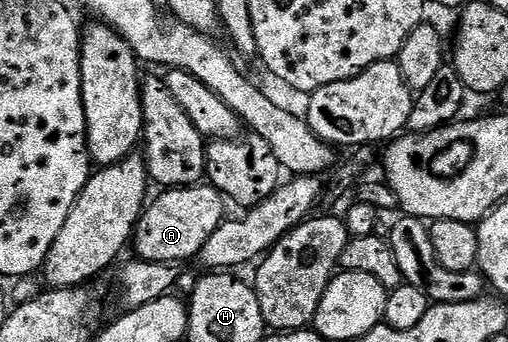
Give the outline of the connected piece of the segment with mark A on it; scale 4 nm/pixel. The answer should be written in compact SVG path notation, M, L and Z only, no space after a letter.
M198 184L196 186L179 186L165 188L160 191L157 199L150 201L141 212L141 219L137 222L137 228L133 231L131 239L132 249L137 249L136 257L143 262L167 262L170 264L182 264L190 258L196 259L197 254L207 244L207 236L219 228L219 224L226 221L225 206L227 199L215 189L212 184Z

